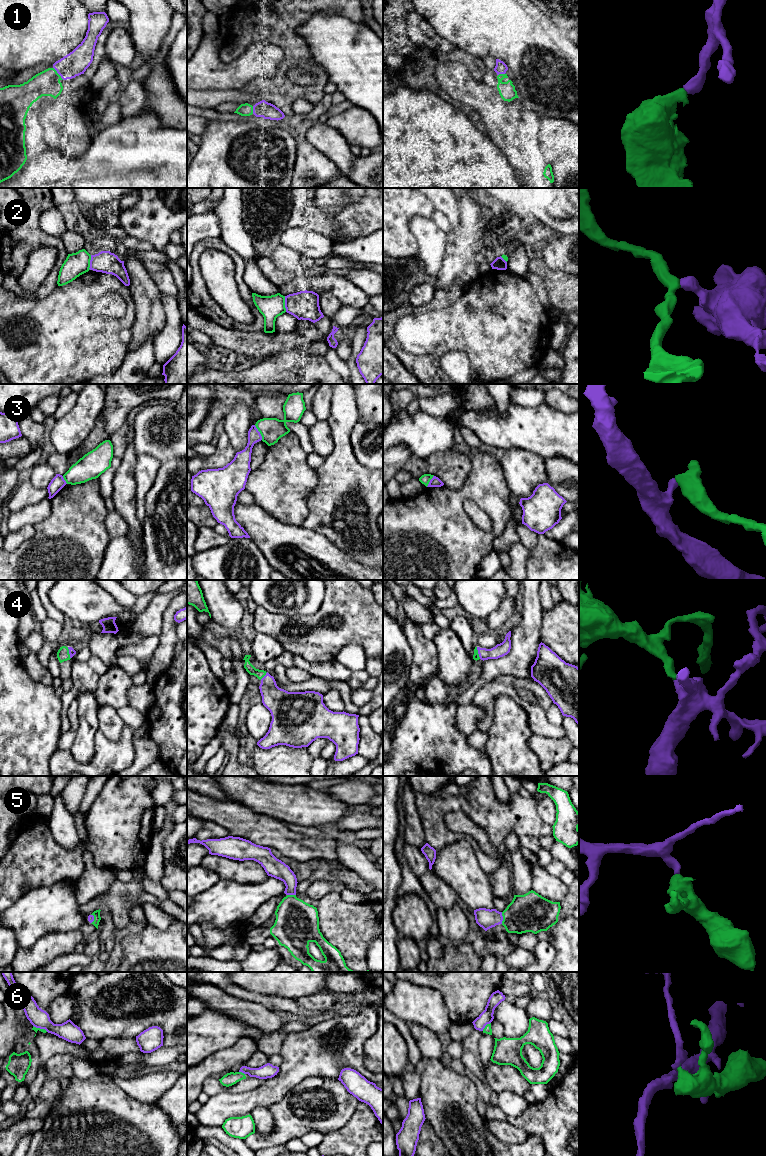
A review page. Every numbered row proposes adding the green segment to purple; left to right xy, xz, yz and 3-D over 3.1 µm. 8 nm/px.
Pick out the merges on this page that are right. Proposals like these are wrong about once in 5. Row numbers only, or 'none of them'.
1, 4, 5

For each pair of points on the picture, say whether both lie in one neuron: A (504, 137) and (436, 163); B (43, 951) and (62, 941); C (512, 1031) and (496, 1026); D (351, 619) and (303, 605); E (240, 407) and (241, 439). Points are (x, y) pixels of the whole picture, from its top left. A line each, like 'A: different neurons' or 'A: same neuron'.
A: different neurons
B: same neuron
C: different neurons
D: different neurons
E: same neuron

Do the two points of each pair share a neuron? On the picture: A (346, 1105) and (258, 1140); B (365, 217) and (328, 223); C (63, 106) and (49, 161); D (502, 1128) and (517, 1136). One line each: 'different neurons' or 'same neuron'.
A: same neuron
B: same neuron
C: different neurons
D: same neuron

